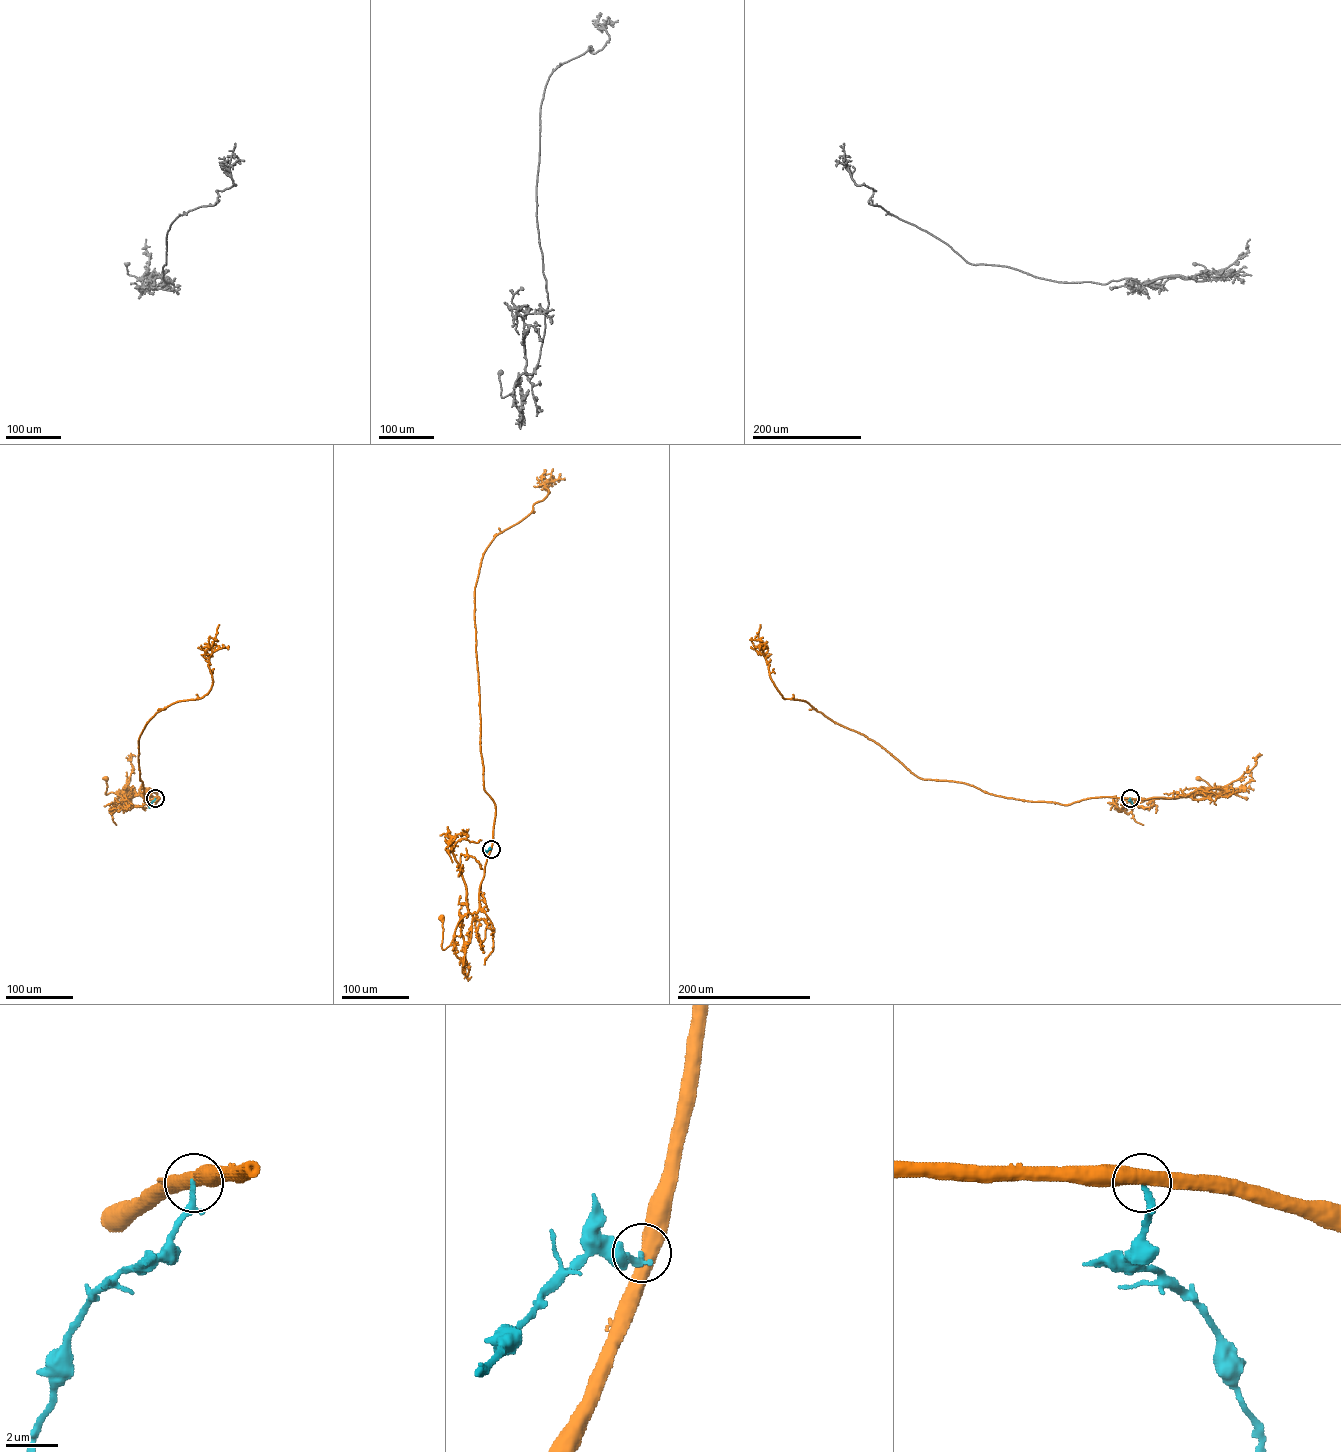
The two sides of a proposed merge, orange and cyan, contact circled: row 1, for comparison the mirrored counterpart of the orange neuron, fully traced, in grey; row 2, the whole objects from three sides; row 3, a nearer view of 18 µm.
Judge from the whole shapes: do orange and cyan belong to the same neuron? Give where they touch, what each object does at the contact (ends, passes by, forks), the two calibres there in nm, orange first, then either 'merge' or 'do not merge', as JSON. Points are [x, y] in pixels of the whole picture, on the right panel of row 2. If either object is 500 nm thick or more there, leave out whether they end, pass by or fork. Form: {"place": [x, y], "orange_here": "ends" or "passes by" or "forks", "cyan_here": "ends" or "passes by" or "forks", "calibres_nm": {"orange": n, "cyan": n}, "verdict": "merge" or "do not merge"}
{"place": [1130, 798], "calibres_nm": {"orange": 550, "cyan": 150}, "verdict": "do not merge"}

